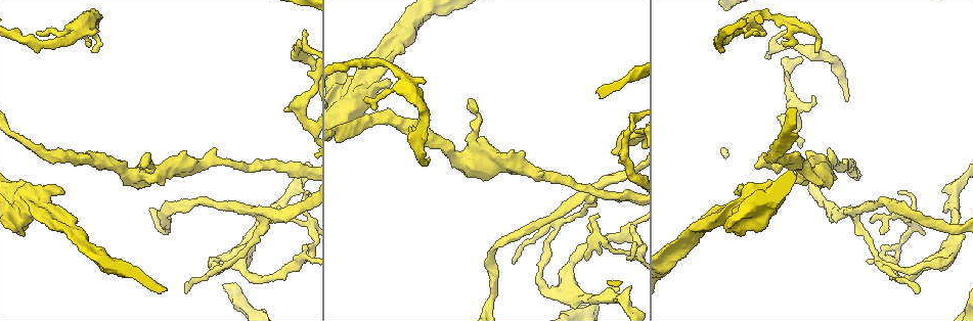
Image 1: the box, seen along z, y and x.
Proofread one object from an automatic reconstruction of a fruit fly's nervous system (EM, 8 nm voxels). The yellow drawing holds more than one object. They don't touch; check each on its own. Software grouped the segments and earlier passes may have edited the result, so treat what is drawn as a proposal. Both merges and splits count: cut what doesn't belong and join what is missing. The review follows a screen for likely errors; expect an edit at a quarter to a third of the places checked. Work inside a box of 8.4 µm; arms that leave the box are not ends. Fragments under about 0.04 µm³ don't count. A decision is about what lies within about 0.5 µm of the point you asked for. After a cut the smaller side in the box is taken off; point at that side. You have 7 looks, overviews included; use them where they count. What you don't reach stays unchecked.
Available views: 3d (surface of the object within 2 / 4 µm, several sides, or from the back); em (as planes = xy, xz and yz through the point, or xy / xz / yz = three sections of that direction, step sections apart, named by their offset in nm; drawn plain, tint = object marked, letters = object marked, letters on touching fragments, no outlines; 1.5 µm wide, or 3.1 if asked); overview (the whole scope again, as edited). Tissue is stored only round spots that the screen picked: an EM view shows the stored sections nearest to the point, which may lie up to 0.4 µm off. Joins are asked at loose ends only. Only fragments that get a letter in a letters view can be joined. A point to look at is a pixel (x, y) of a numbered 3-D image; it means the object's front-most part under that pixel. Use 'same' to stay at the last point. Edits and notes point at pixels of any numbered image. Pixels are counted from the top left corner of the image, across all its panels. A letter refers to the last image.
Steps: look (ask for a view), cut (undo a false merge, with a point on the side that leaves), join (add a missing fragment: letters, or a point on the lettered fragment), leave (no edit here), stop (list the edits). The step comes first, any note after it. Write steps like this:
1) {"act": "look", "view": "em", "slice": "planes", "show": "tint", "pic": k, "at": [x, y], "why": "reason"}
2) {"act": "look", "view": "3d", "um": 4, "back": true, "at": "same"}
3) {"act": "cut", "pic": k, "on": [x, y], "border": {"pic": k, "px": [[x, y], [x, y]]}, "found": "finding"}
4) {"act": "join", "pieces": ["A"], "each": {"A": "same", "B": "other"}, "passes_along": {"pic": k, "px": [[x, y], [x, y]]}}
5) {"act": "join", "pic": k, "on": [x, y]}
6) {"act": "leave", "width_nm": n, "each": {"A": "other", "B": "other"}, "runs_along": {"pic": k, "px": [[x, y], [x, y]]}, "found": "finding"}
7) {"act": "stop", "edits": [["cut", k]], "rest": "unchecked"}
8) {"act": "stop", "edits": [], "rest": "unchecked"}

{"act": "look", "view": "3d", "um": 2, "pic": 1, "at": [754, 165], "why": "free end"}

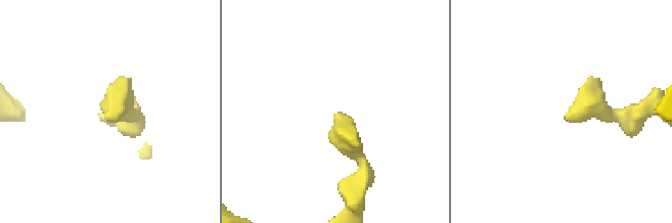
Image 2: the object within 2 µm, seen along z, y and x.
{"act": "look", "view": "em", "slice": "xy", "step": 4, "show": "tint", "pic": 2, "at": [110, 116]}

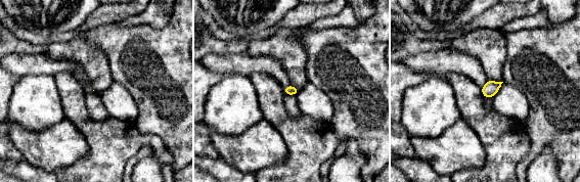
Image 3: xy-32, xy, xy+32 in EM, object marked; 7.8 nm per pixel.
{"act": "look", "view": "em", "slice": "planes", "show": "letters", "at": "same", "why": "cut it another way"}

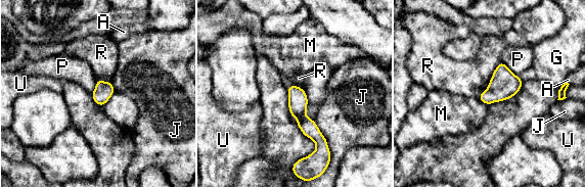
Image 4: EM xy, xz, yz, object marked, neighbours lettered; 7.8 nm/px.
{"act": "leave", "width_nm": 150, "each": {"A": "other", "G": "other", "J": "other", "M": "other", "P": "other", "R": "other", "U": "other"}, "border": {"pic": 4, "px": [[500, 60], [520, 78]]}, "found": "no lettered fragment goes on from it"}

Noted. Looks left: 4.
{"act": "look", "view": "em", "slice": "planes", "show": "letters", "pic": 1, "at": [737, 191], "why": "branch stops here"}

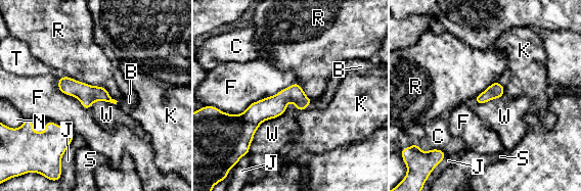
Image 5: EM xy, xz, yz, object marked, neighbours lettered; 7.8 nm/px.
{"act": "join", "pieces": ["B"], "each": {"B": "same", "C": "other", "F": "other", "J": "other", "K": "other", "N": "other", "R": "other", "S": "other", "T": "other", "W": "other"}, "found": "it goes on there"}

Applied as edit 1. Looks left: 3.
{"act": "look", "view": "overview", "why": "redraw"}

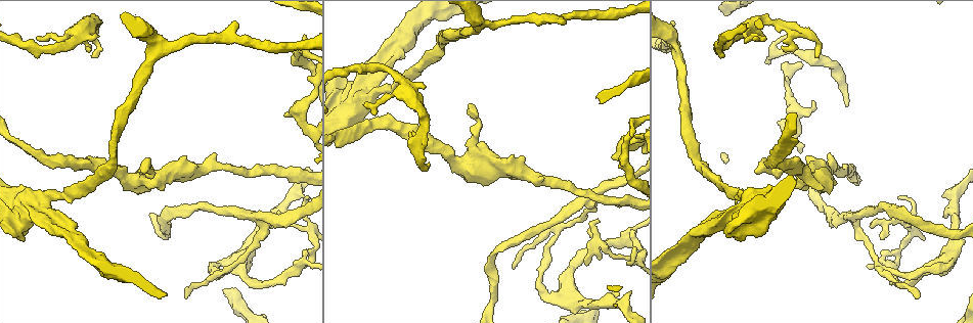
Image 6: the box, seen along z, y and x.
{"act": "look", "view": "em", "slice": "planes", "show": "letters", "pic": 6, "at": [37, 38], "why": "thin end"}

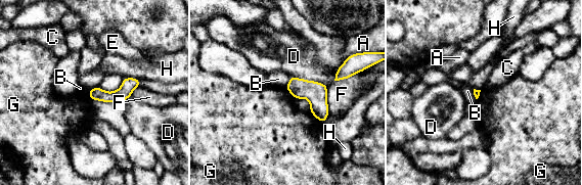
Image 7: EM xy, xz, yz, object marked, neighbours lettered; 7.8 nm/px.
{"act": "leave", "each": {"A": "other", "B": "other", "C": "other", "D": "other", "E": "other", "F": "other", "G": "other", "H": "other"}, "runs_along": {"pic": 7, "px": [[136, 81], [120, 95], [91, 95]]}, "found": "none of them fits"}

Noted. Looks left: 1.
{"act": "stop", "edits": [["join", 5]], "rest": "unchecked"}

